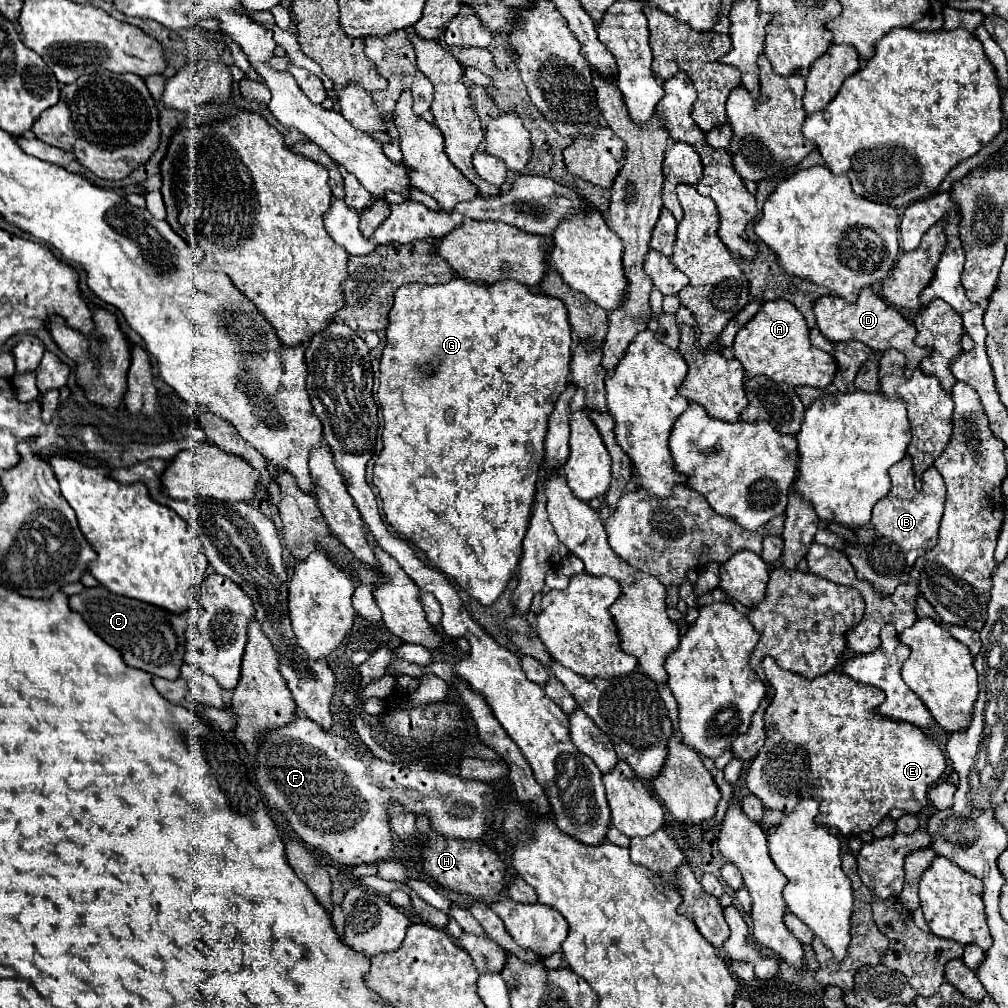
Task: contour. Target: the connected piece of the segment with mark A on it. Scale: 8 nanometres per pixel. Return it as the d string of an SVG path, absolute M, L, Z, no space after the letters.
M770 300L760 306L756 316L736 334L734 356L742 362L746 376L764 374L776 382L796 386L814 386L824 390L836 376L836 360L810 344L810 330L794 304L788 300Z

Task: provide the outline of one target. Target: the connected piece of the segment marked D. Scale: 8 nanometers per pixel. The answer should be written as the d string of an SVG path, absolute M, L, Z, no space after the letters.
M864 288L854 304L850 304L838 296L822 296L814 304L814 314L816 314L820 332L828 340L832 340L832 342L858 340L858 342L870 346L872 350L882 350L882 352L888 348L896 348L898 352L902 352L906 356L906 364L908 364L910 372L914 368L918 368L920 360L926 356L926 350L914 344L916 328L912 324L908 324L906 318L896 308L892 308L886 300L882 300L878 294L874 294L872 288Z

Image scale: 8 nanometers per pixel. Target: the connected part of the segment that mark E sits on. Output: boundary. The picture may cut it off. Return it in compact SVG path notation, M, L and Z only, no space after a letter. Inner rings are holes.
M764 658L762 662L764 666L764 672L772 684L772 688L776 690L776 696L772 700L772 704L768 706L766 710L766 728L768 728L768 738L766 738L766 744L760 748L758 756L752 760L750 768L748 768L748 774L746 774L746 786L750 790L750 794L754 794L756 798L760 798L764 802L766 808L772 808L772 810L780 810L780 812L792 812L794 806L798 804L798 800L802 798L816 798L820 802L820 812L818 812L818 818L816 822L822 824L822 826L830 826L830 828L838 828L840 834L844 836L858 836L862 832L872 832L880 822L882 818L892 810L892 808L900 808L908 814L918 814L922 808L928 806L928 788L934 786L938 782L938 778L942 776L944 768L946 768L946 758L942 756L938 744L928 736L924 734L918 726L914 724L906 724L906 722L898 722L898 720L890 720L890 718L884 718L880 714L876 714L876 708L882 704L884 700L884 694L882 690L878 690L876 686L866 686L866 684L858 684L854 682L850 676L846 674L840 674L840 672L828 672L824 676L818 676L814 680L808 680L800 674L790 674L788 670L782 670L772 658ZM852 686L866 686L866 690L862 692L852 692Z

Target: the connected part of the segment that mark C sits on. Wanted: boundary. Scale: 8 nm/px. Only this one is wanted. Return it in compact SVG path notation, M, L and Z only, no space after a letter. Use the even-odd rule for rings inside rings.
M102 586L84 588L80 594L70 596L70 608L82 614L86 624L106 644L116 648L130 668L144 666L142 668L144 672L148 670L166 672L166 676L164 674L152 674L152 676L160 676L168 680L174 680L180 676L180 666L184 664L184 652L186 652L186 628L188 628L190 610L186 610L184 614L172 614L152 604L112 594ZM138 658L140 658L140 664L138 664Z

